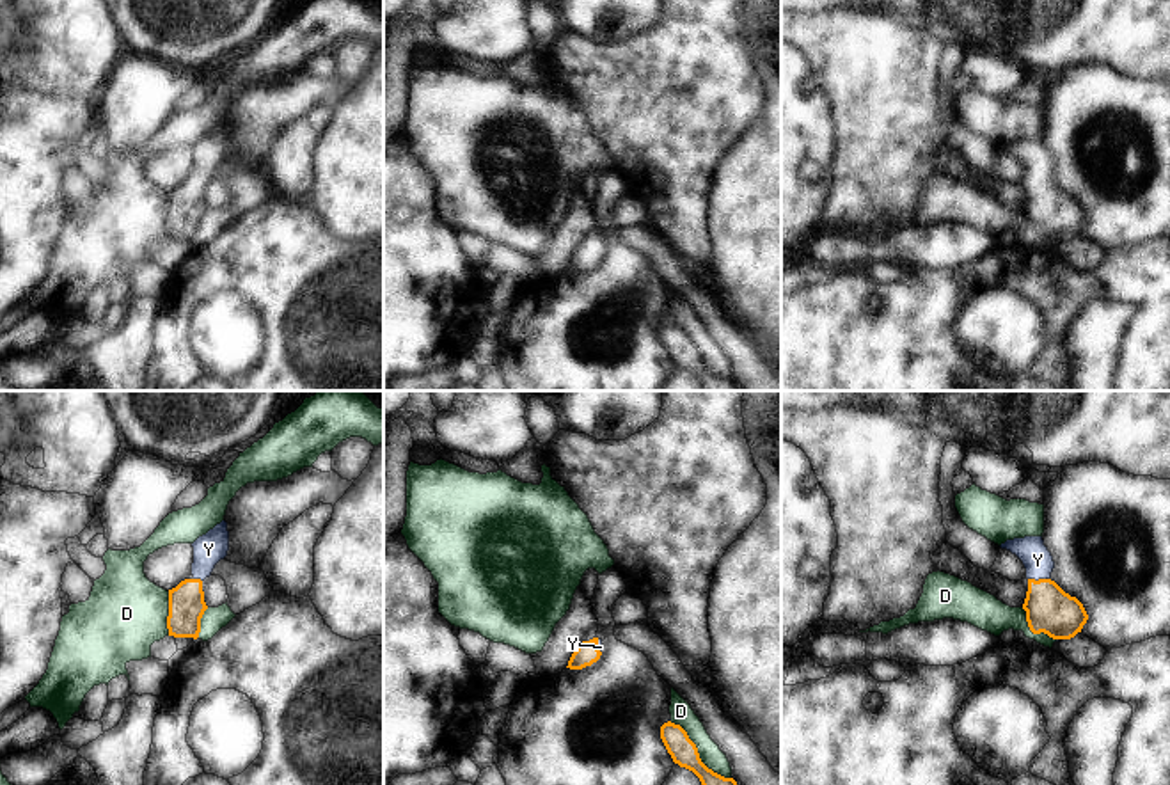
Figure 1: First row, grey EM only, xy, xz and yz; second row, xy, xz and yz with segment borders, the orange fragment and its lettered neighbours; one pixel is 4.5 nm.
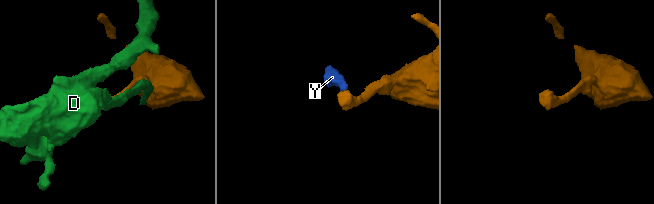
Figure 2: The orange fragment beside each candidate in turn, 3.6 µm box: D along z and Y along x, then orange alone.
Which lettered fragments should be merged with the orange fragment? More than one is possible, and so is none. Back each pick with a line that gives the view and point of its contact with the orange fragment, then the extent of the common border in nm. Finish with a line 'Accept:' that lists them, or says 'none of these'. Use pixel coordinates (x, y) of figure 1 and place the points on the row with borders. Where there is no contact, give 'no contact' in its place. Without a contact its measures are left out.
Y: contact yz (1039, 579); length 100 nm
Accept: Y

